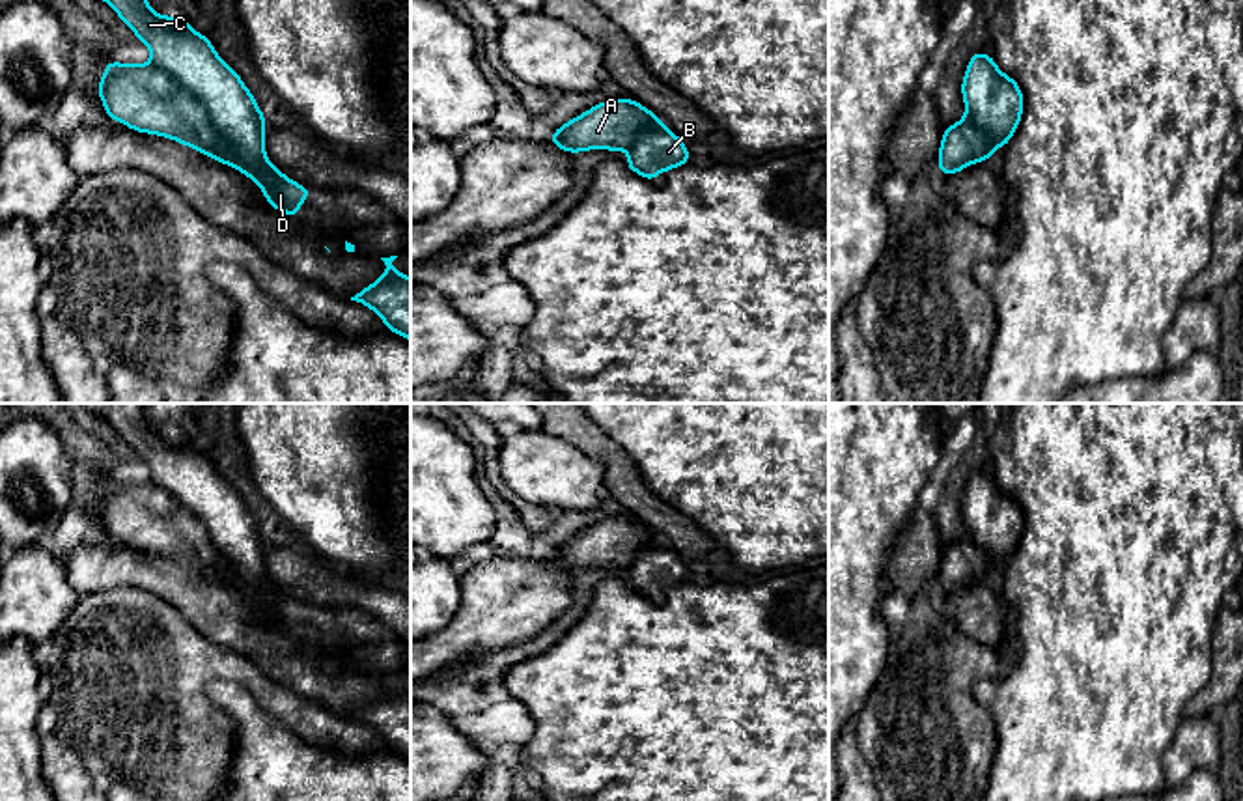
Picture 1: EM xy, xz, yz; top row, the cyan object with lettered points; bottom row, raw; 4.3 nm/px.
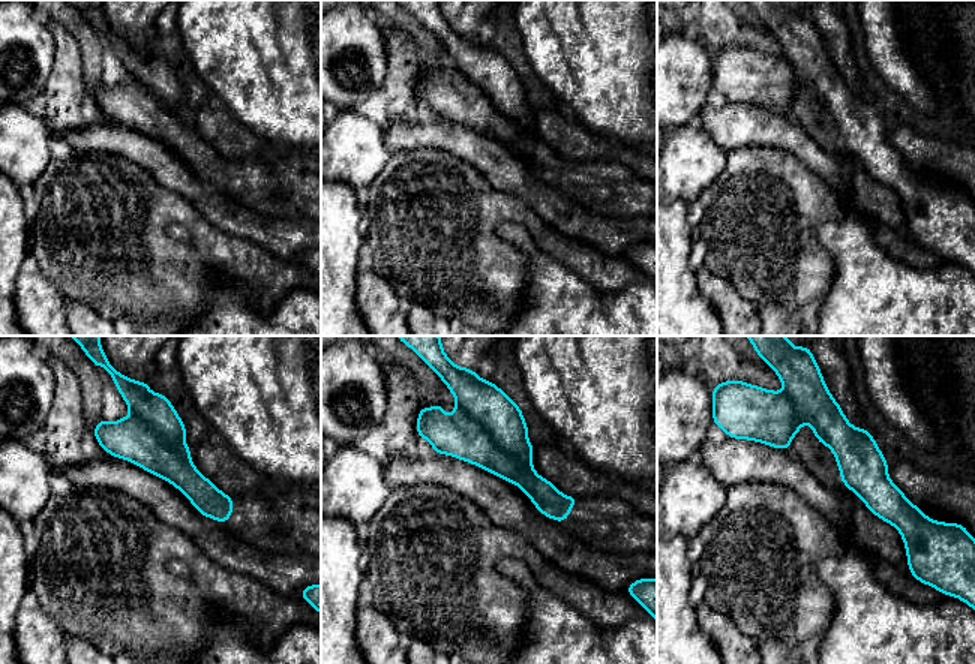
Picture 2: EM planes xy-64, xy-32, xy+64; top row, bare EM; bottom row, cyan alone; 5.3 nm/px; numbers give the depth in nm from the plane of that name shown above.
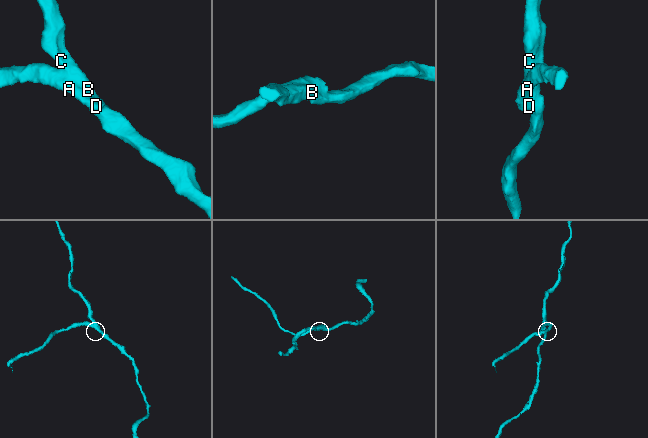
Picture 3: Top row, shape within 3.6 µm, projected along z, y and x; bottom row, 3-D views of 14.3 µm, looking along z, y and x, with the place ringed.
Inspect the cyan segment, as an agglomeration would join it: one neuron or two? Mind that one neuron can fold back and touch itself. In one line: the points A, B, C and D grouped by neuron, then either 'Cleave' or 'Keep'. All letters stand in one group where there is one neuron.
Groups: A D / B C. Cleave

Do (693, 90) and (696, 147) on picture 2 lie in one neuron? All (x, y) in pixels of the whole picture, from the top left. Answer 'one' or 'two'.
one

